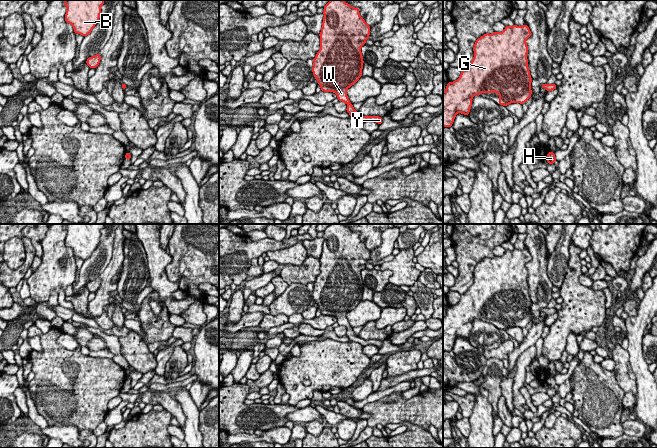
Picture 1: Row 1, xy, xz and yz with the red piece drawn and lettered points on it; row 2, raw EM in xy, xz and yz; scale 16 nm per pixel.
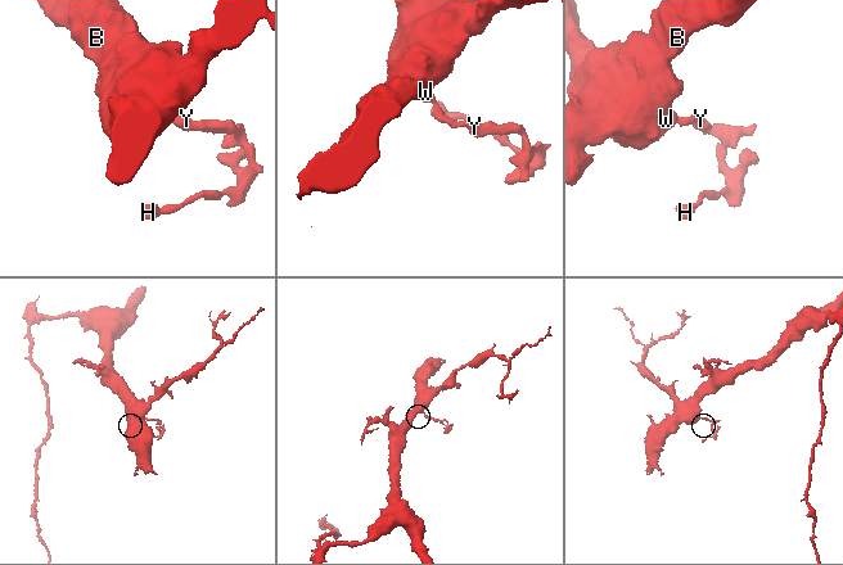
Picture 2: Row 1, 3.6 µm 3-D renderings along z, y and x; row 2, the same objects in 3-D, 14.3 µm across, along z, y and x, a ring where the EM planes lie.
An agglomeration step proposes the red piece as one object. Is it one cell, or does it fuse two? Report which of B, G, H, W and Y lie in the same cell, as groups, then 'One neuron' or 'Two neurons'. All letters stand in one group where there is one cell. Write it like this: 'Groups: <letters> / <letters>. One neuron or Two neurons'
Groups: B G H W Y. One neuron

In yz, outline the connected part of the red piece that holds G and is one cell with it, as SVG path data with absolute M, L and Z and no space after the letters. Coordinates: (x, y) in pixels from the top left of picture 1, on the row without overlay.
M527 249L505 250L503 256L486 257L474 268L474 282L461 295L460 301L449 306L443 316L443 352L451 351L457 337L468 339L474 319L498 317L499 329L525 327L532 318L532 302L528 291L528 270L526 264L532 259Z

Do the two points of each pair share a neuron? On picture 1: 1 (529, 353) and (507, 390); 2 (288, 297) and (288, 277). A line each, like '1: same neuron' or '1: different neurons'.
1: different neurons
2: different neurons

